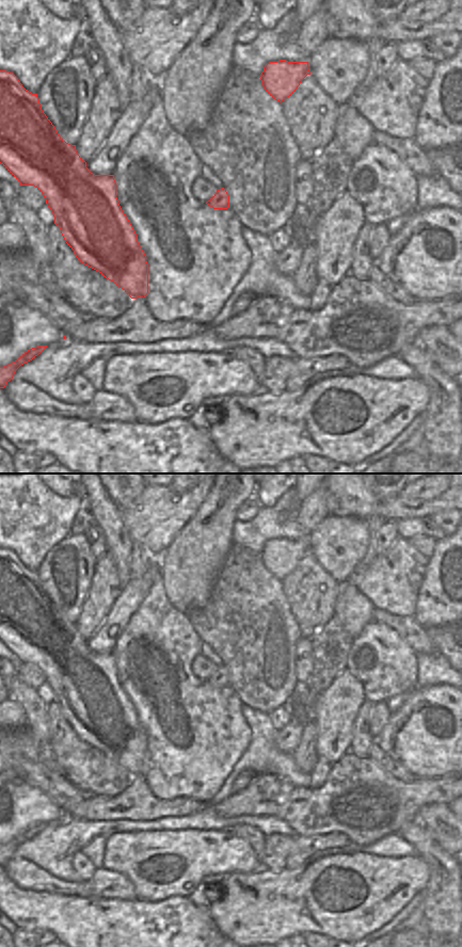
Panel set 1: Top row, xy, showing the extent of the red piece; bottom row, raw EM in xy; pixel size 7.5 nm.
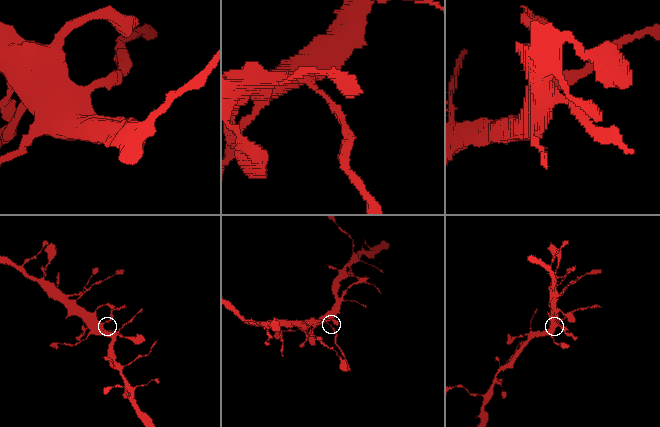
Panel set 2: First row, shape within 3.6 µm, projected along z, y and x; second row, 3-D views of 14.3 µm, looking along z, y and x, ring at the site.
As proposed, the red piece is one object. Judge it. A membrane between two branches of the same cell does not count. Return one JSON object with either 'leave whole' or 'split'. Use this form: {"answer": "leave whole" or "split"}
{"answer": "split"}

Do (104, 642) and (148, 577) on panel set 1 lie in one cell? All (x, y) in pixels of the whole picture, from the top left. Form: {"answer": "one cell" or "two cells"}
{"answer": "one cell"}

